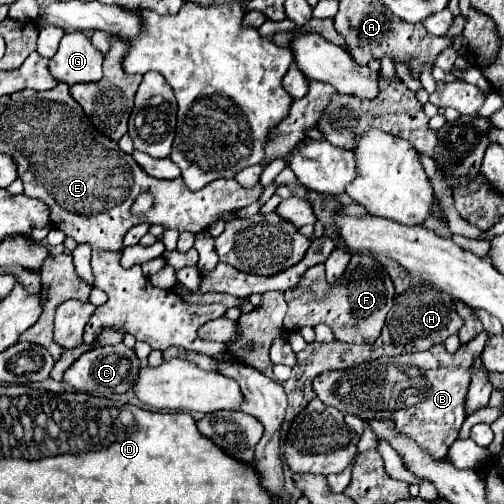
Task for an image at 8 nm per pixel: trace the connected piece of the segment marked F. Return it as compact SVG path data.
M353 254L341 280L337 280L331 286L327 296L325 296L325 266L323 264L309 268L303 274L301 282L297 284L297 288L291 288L285 292L289 310L285 314L283 326L287 332L295 332L301 326L327 324L333 330L335 338L341 342L371 344L381 334L387 312L393 306L393 298L395 298L393 282L387 276L385 268L377 264L371 256Z

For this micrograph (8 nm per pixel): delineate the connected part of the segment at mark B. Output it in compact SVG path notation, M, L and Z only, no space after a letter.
M487 332L471 340L471 344L463 344L455 354L447 354L443 344L439 344L425 352L387 356L345 370L327 370L313 380L313 390L323 404L335 406L343 414L393 422L399 434L417 442L435 460L441 460L467 416L463 410L465 394L473 362L483 352L483 342L487 342Z

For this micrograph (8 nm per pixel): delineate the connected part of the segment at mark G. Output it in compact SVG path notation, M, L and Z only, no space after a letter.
M71 32L63 36L57 54L49 62L49 70L59 82L97 82L103 78L103 60L105 54L91 44L91 38L83 32Z

